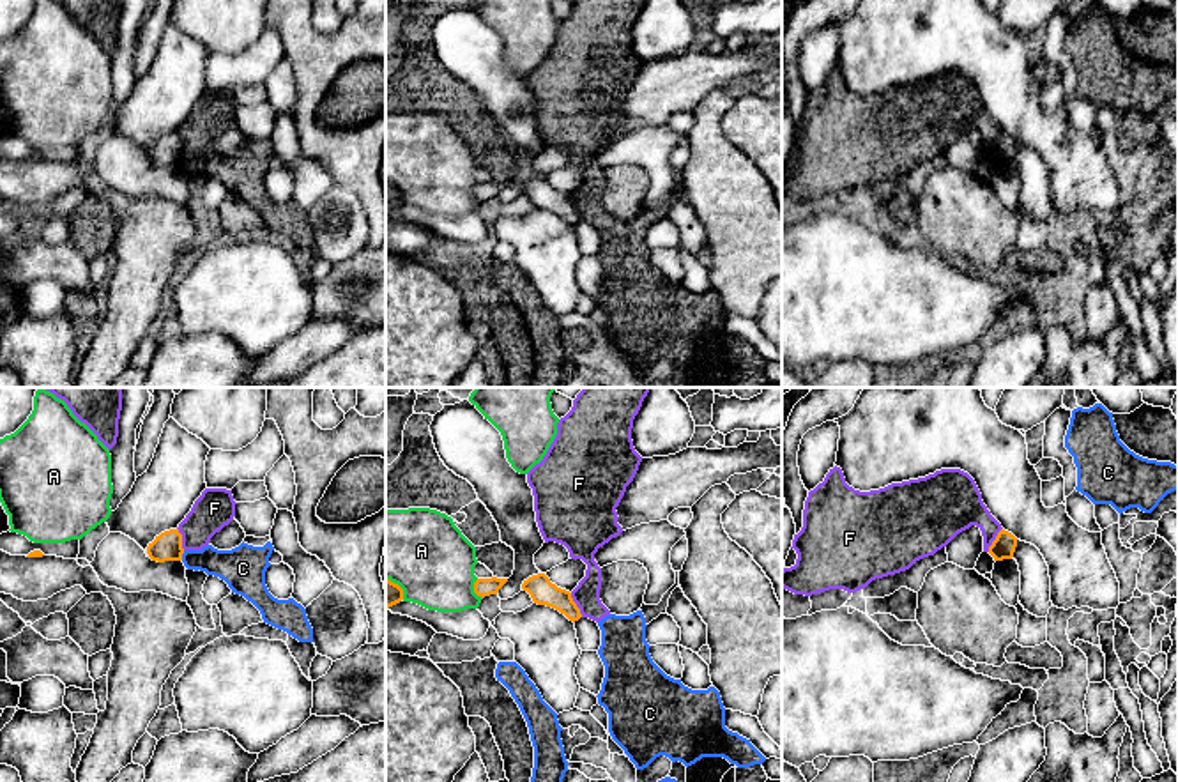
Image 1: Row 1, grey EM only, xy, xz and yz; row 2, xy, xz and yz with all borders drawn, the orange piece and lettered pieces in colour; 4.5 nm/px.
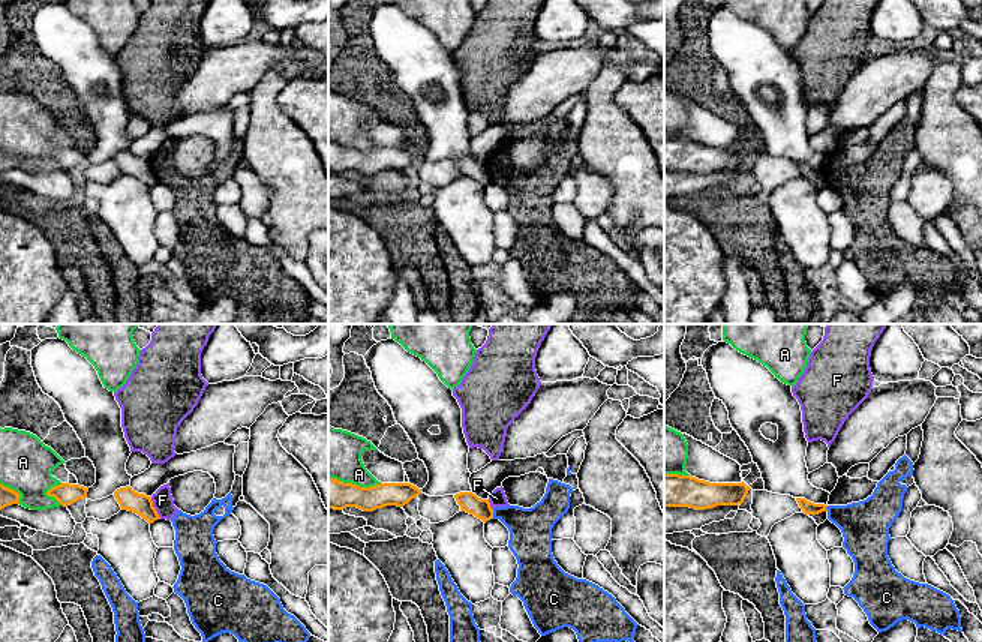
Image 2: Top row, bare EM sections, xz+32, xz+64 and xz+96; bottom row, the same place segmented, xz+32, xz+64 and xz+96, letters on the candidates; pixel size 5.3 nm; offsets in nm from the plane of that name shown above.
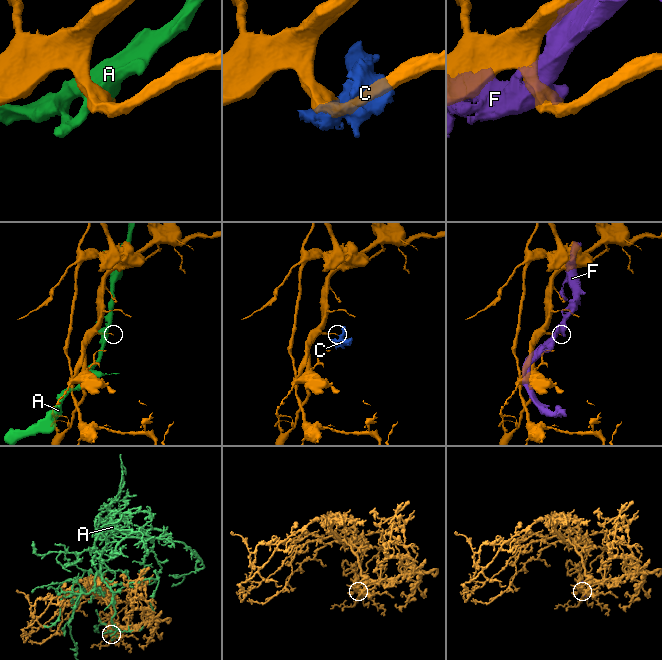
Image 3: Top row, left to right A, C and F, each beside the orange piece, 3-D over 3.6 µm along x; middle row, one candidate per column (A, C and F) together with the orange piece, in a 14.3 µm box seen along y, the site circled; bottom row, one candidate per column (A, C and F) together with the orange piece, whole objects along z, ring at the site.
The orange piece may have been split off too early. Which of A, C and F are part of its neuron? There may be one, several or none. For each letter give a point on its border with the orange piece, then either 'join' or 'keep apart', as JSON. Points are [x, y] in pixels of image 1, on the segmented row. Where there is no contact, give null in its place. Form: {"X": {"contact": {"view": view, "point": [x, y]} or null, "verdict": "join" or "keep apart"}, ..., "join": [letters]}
{"A": {"contact": {"view": "xz", "point": [474, 590]}, "verdict": "keep apart"}, "C": {"contact": {"view": "xy", "point": [181, 556]}, "verdict": "keep apart"}, "F": {"contact": {"view": "xz", "point": [575, 605]}, "verdict": "keep apart"}, "join": []}

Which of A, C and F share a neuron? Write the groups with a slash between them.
A / C F

